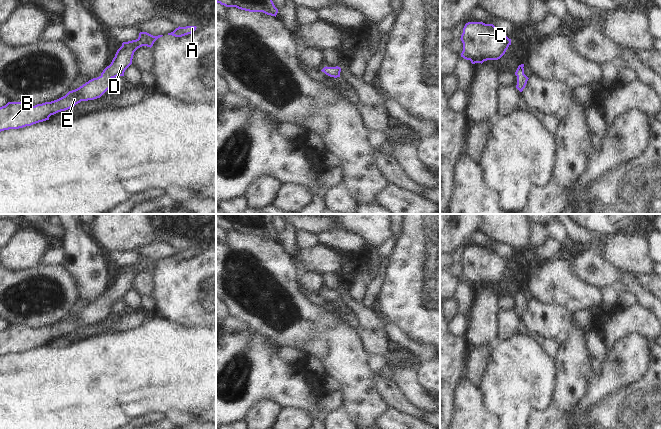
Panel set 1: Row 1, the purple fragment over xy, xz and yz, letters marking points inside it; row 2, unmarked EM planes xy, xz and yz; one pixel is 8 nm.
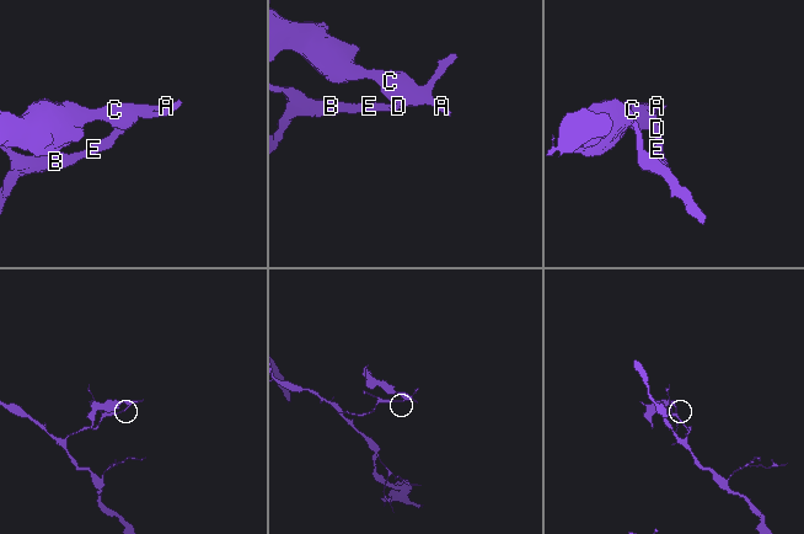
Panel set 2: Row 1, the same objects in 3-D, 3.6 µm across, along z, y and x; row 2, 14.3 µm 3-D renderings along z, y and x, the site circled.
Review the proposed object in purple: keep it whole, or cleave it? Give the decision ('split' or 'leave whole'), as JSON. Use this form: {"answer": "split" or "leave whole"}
{"answer": "leave whole"}

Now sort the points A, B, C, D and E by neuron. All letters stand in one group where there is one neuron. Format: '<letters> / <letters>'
A B C D E

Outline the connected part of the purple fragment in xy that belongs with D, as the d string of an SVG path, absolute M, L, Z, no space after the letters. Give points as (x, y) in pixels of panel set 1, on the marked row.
M140 32L136 40L123 42L111 64L103 70L99 77L89 80L57 100L35 106L25 102L8 102L5 106L0 107L0 132L49 120L51 115L68 110L81 101L100 98L110 88L112 78L124 76L125 70L132 64L134 52L142 46L151 48L154 42L162 36Z

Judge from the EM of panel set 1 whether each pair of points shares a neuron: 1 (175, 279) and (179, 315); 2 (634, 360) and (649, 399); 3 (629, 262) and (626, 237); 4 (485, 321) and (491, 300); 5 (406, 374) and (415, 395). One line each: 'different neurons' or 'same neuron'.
1: same neuron
2: different neurons
3: same neuron
4: same neuron
5: same neuron

